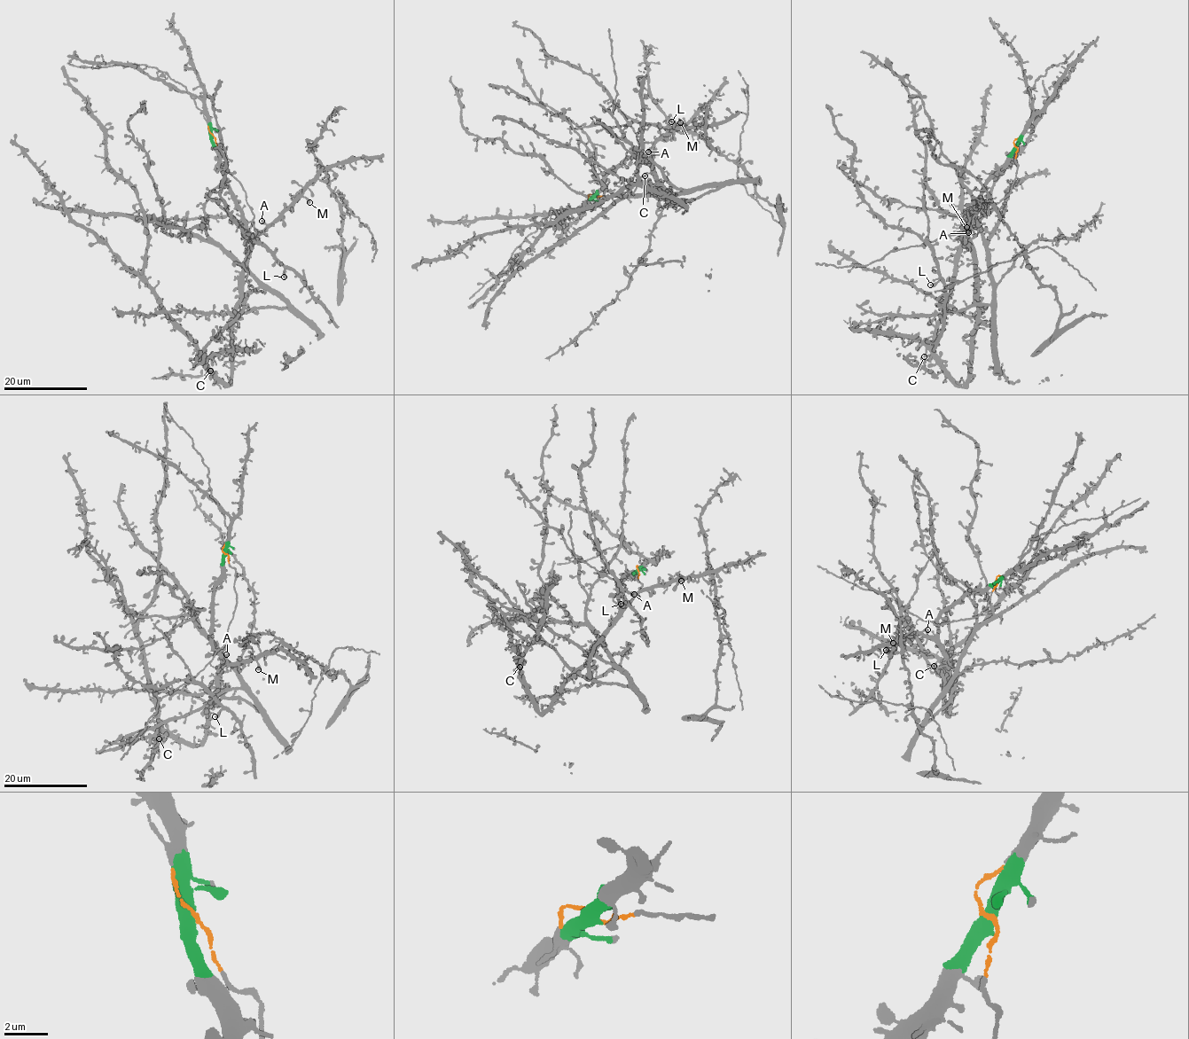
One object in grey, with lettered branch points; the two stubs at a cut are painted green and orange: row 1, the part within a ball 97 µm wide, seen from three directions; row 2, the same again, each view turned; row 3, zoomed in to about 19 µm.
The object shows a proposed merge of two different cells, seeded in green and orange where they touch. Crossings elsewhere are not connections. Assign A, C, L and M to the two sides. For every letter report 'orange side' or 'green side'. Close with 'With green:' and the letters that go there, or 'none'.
A: green side
C: green side
L: orange side
M: green side
With green: A, C, M

